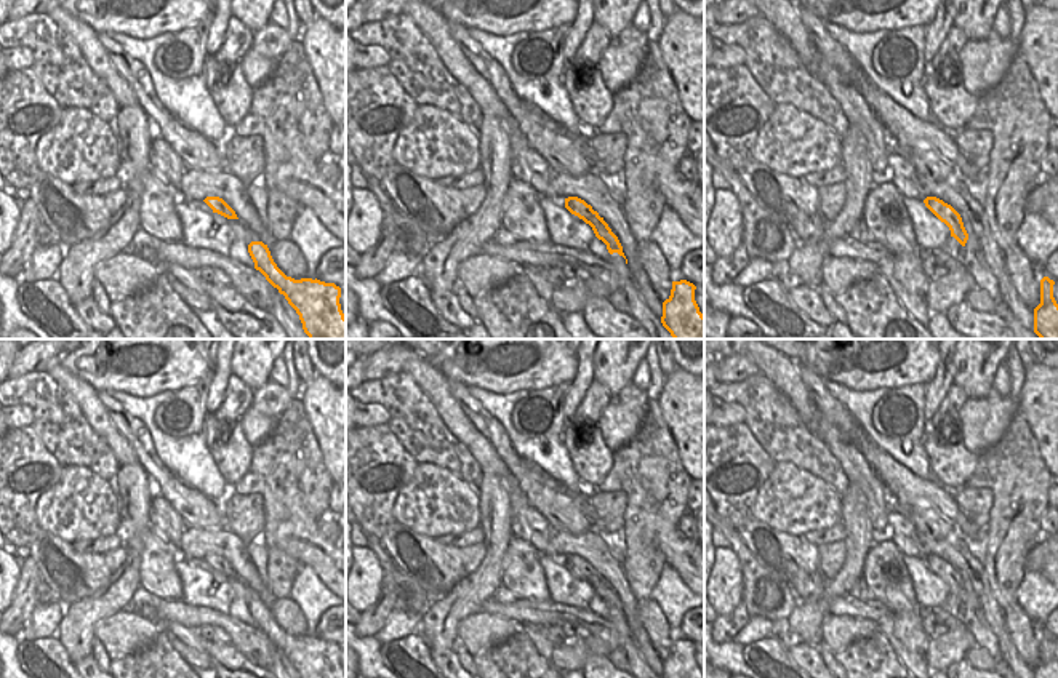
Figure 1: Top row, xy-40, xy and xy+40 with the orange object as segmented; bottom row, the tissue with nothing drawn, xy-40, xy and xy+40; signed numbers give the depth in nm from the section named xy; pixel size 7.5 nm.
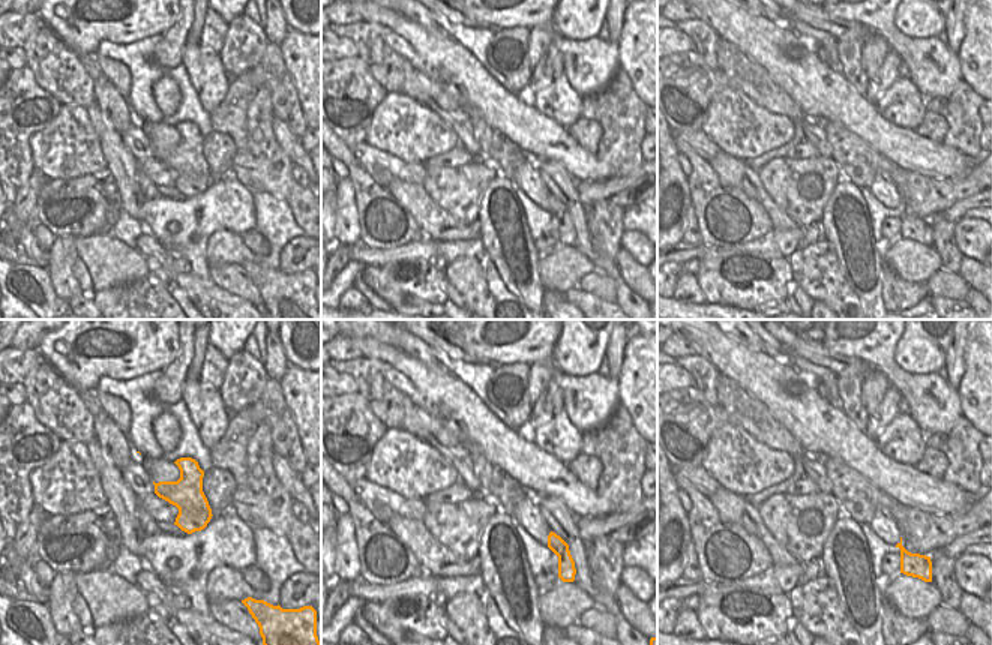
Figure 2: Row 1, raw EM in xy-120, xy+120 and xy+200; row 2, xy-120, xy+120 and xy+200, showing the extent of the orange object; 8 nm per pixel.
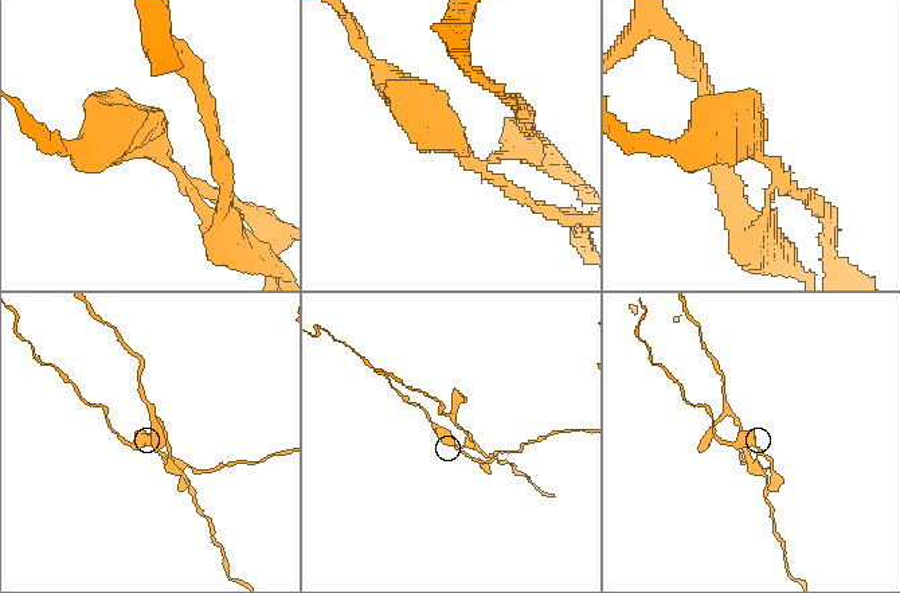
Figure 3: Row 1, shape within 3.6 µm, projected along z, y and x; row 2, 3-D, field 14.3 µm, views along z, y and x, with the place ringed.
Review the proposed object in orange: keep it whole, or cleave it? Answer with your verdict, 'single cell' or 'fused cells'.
fused cells

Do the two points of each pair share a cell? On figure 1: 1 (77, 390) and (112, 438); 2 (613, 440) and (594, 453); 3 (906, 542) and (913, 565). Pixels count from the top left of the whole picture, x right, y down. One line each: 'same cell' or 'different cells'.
1: same cell
2: different cells
3: different cells

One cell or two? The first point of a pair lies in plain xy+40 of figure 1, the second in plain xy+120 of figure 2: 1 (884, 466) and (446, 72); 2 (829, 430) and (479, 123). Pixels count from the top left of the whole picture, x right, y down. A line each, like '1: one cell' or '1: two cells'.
1: one cell
2: one cell

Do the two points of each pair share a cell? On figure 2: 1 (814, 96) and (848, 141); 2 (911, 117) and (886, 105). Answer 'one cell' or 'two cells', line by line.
1: two cells
2: one cell

